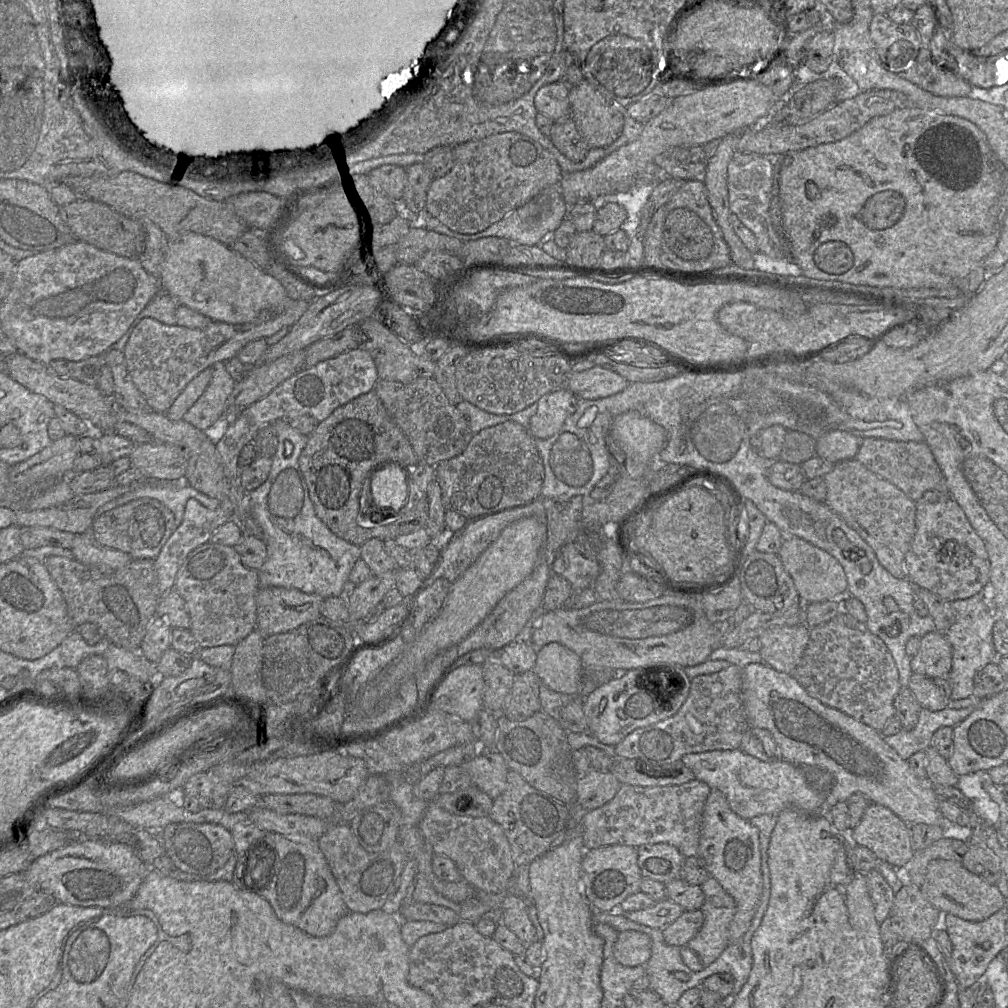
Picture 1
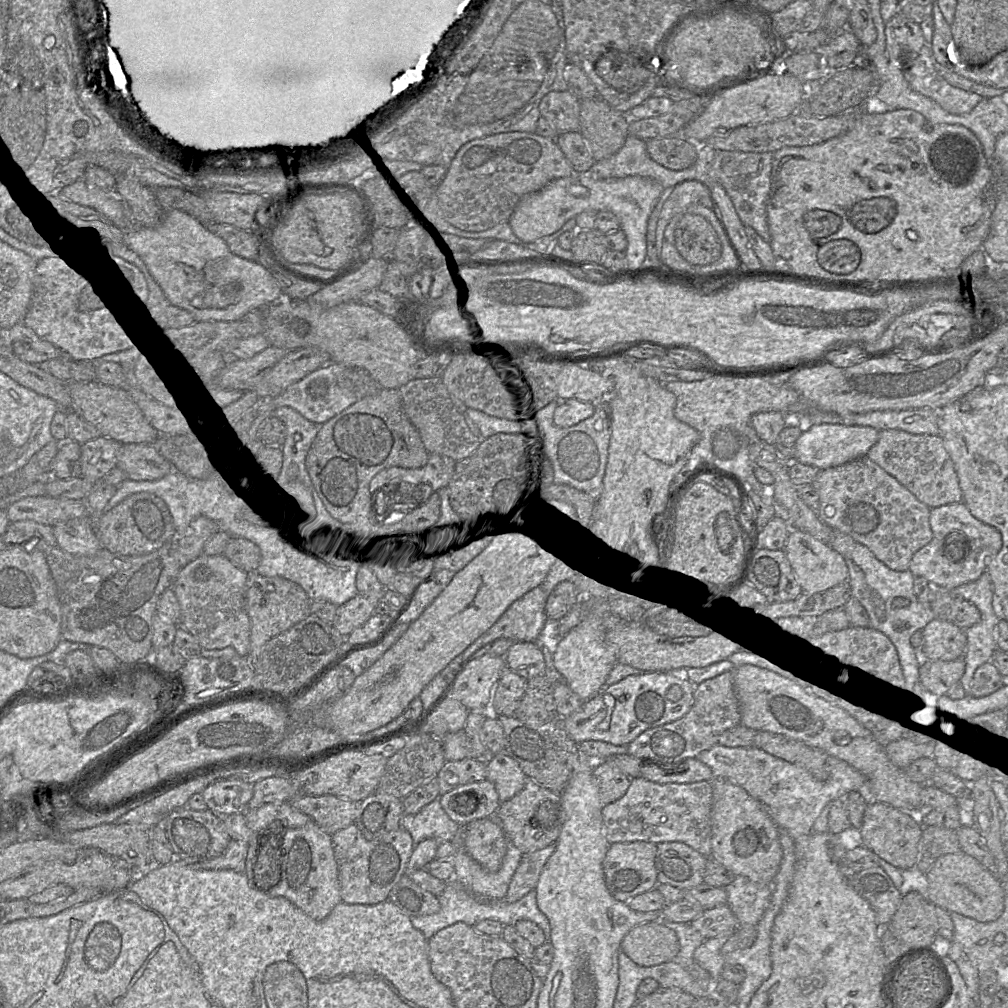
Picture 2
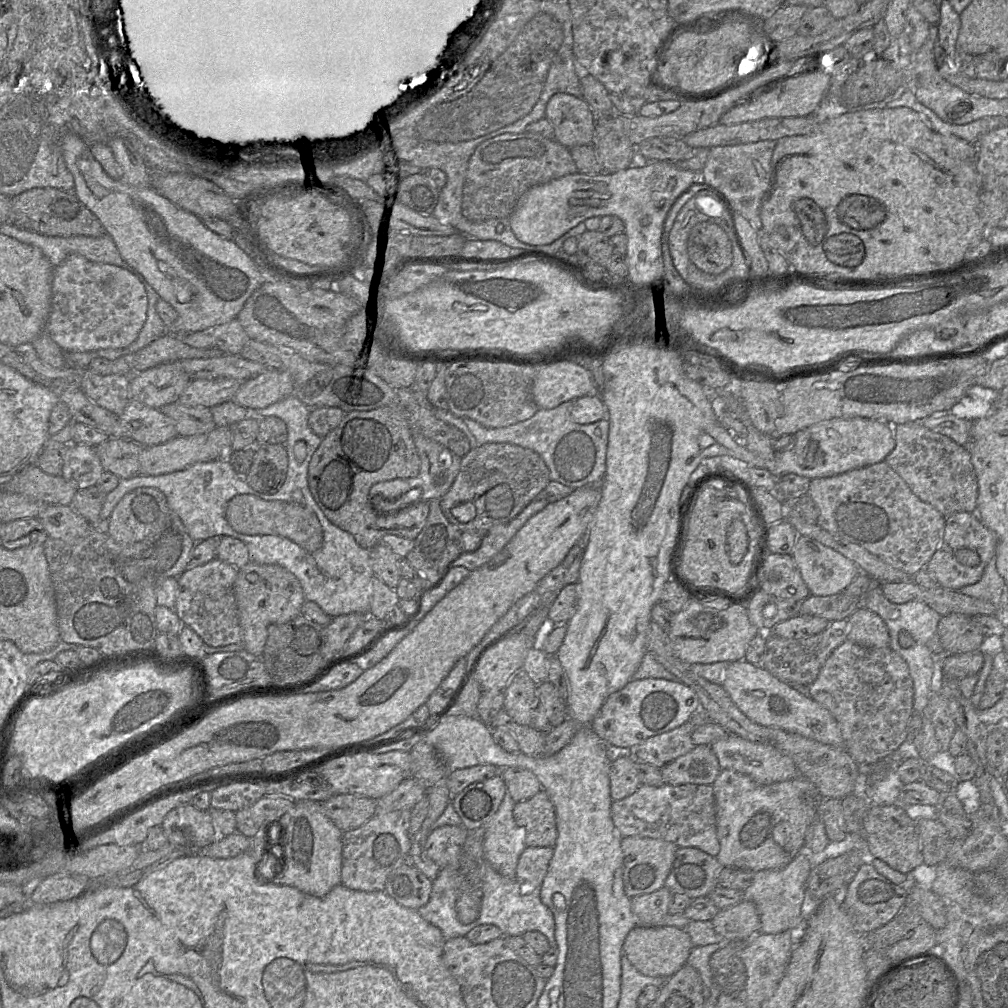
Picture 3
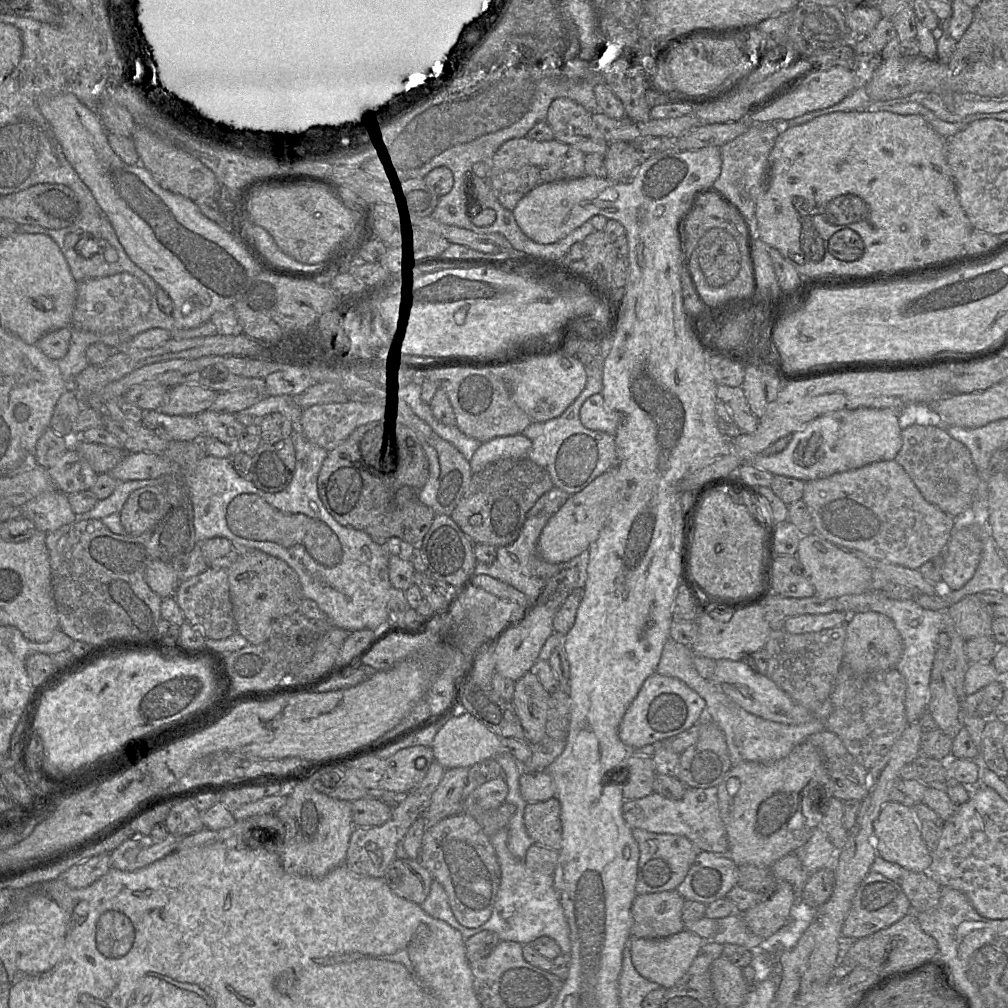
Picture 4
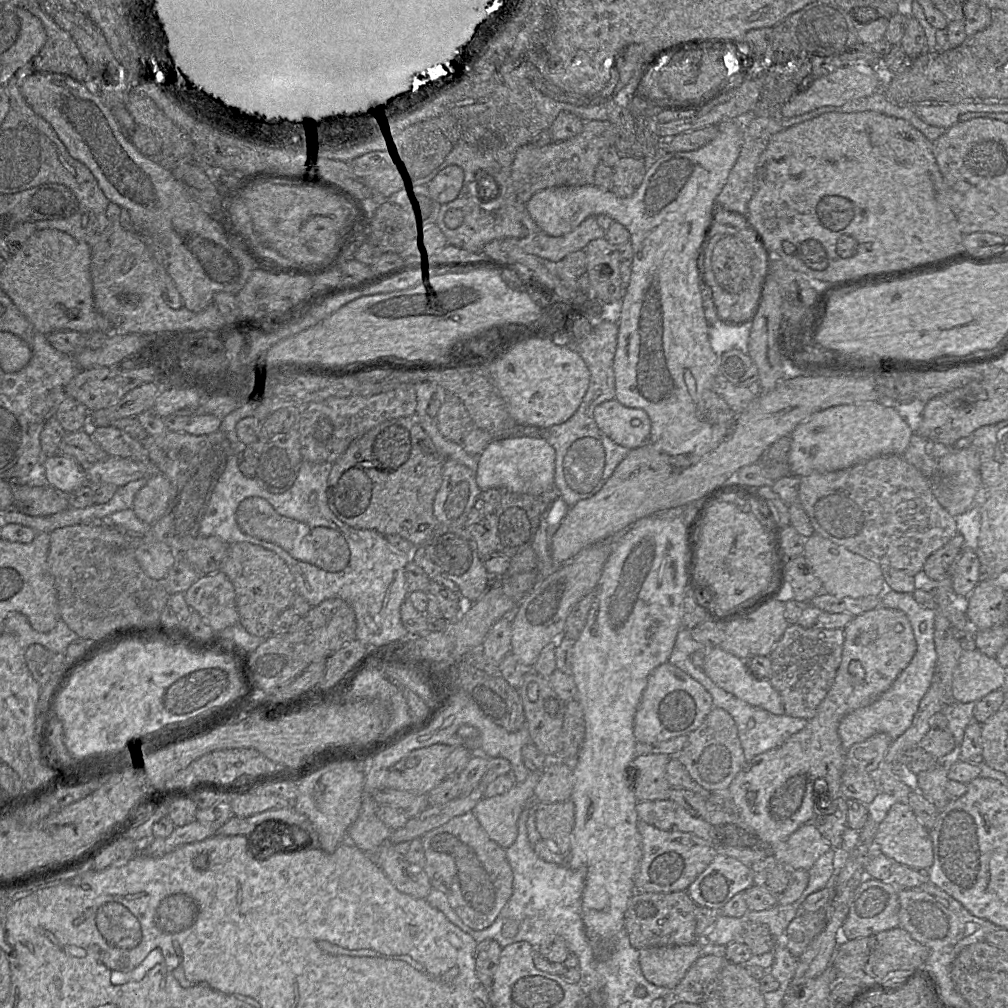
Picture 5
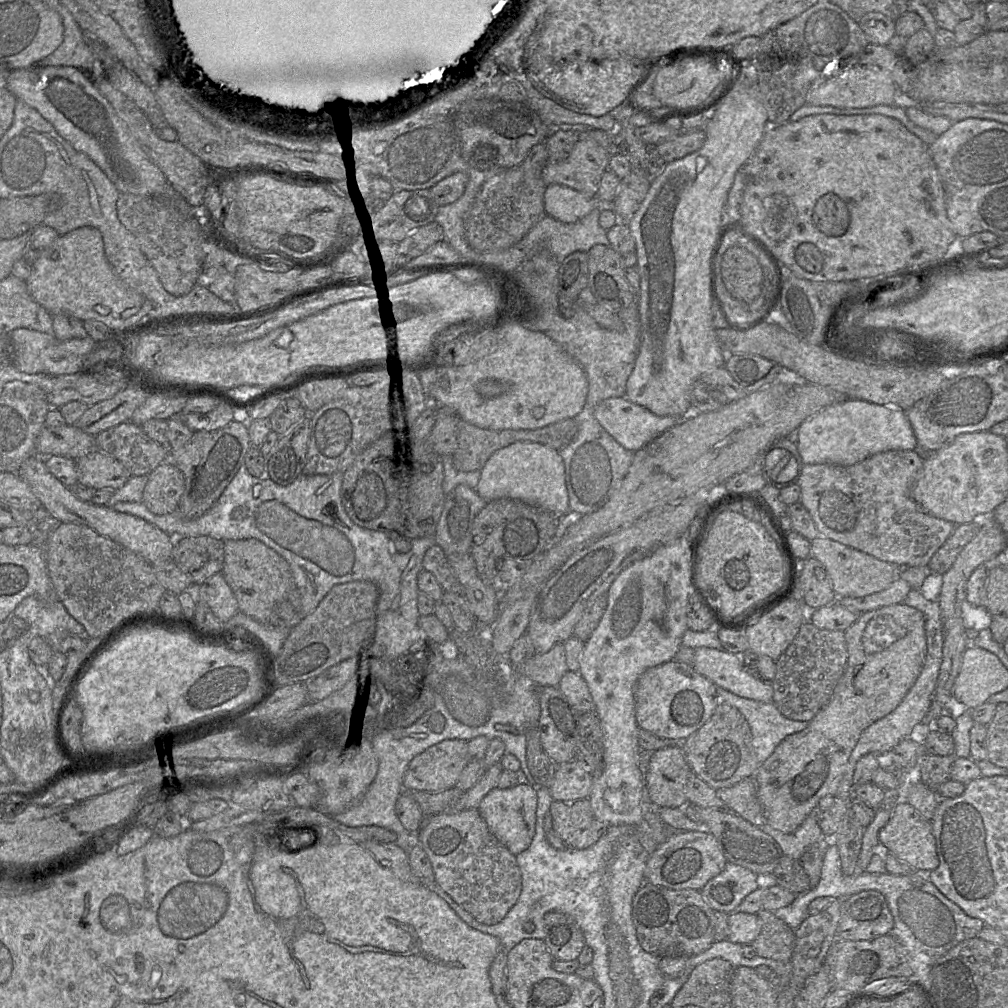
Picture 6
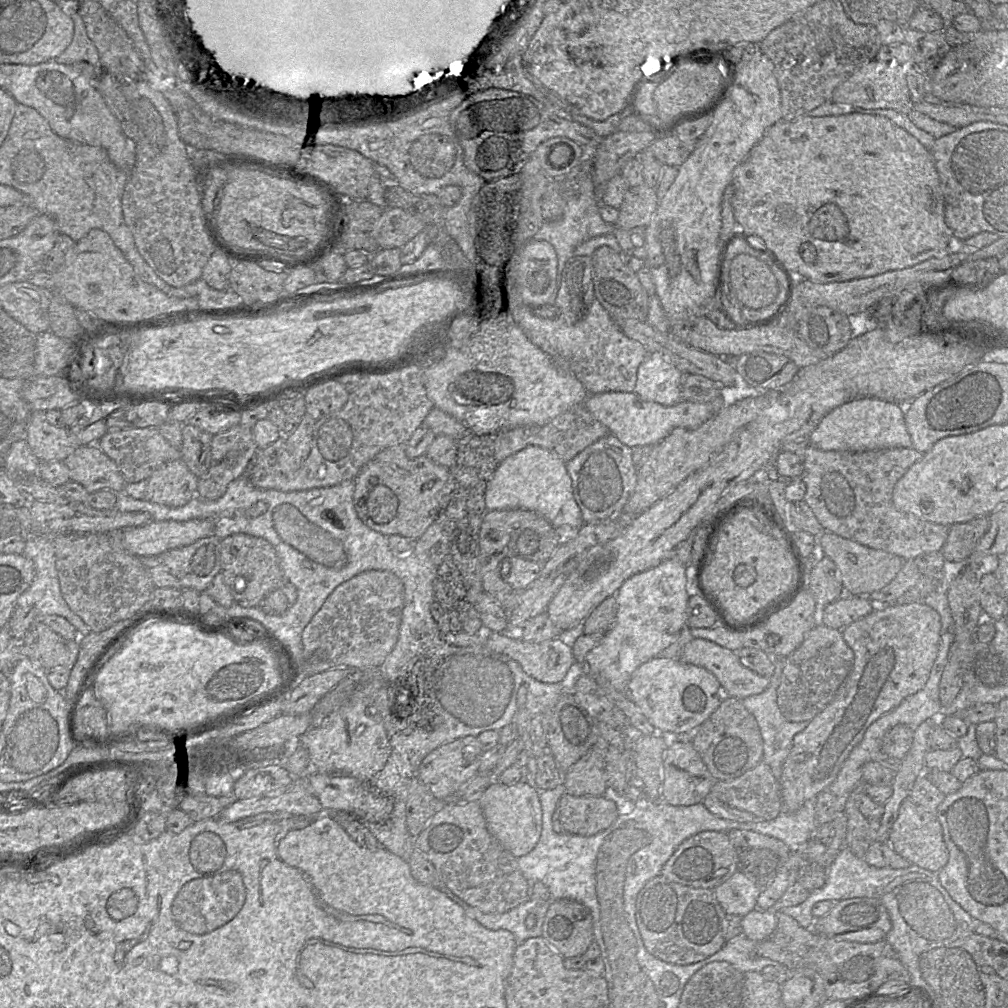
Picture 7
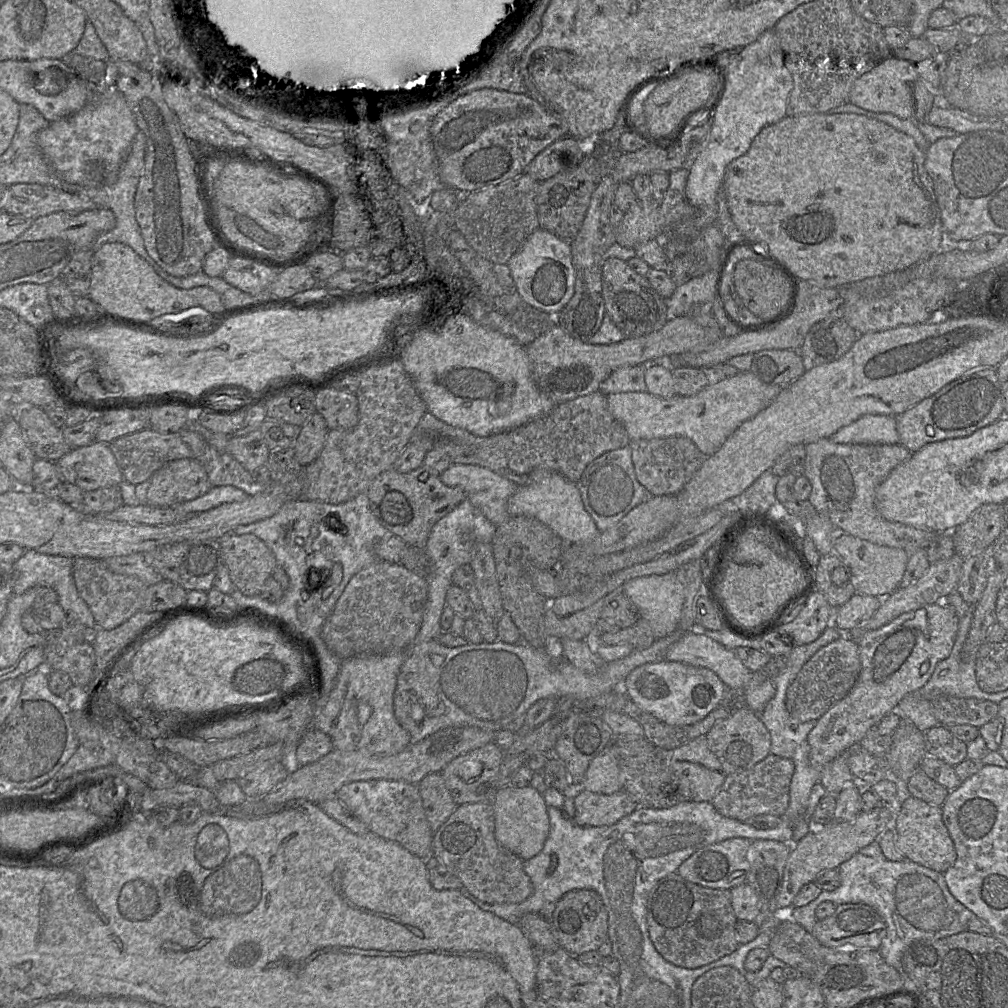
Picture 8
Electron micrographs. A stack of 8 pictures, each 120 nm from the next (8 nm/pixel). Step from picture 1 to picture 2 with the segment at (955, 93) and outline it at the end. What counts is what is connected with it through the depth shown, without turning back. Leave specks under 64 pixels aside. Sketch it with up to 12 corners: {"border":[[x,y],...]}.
{"border":[[930,44],[903,71],[910,87],[954,115],[983,99],[937,72]]}

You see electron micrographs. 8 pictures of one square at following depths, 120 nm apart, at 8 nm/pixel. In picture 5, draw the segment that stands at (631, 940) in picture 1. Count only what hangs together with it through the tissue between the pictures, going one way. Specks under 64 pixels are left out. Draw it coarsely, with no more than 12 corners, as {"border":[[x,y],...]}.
{"border":[[701,941],[638,949],[644,977],[674,989],[700,957]]}

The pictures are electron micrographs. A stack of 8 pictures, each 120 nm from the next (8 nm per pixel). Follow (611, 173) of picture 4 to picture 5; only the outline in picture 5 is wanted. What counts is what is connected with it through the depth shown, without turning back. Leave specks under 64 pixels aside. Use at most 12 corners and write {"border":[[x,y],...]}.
{"border":[[621,156],[610,190],[627,198],[641,185],[645,158]]}

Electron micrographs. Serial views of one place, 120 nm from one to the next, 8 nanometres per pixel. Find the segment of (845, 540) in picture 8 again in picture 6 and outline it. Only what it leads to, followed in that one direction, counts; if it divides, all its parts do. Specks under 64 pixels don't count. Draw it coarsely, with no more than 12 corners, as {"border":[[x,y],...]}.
{"border":[[823,536],[810,541],[838,597],[887,589],[895,565]]}

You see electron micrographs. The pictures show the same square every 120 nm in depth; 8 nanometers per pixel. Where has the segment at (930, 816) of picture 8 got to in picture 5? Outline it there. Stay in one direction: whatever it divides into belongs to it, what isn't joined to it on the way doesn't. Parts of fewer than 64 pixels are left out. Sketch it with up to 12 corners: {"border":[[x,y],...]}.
{"border":[[906,801],[879,824],[879,852],[926,872],[933,864],[930,830]]}

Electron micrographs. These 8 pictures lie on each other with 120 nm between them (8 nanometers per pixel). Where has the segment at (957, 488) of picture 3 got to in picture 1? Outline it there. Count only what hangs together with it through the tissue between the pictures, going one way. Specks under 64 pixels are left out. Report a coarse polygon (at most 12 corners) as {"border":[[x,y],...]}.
{"border":[[864,438],[855,459],[918,501],[949,495],[929,446]]}

